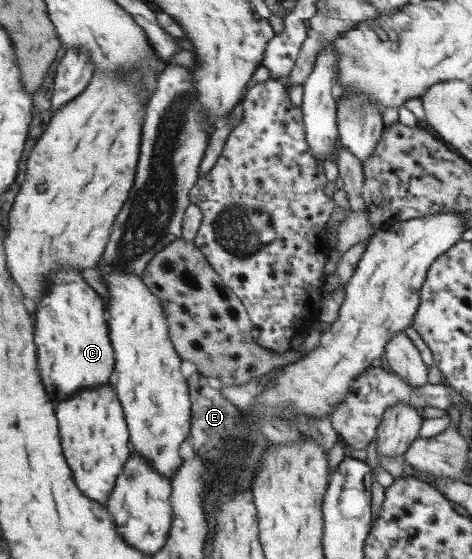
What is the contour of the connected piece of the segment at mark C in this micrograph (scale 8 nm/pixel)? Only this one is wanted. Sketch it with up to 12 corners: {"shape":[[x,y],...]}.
{"shape":[[61,266],[38,305],[46,392],[114,381],[104,300]]}

